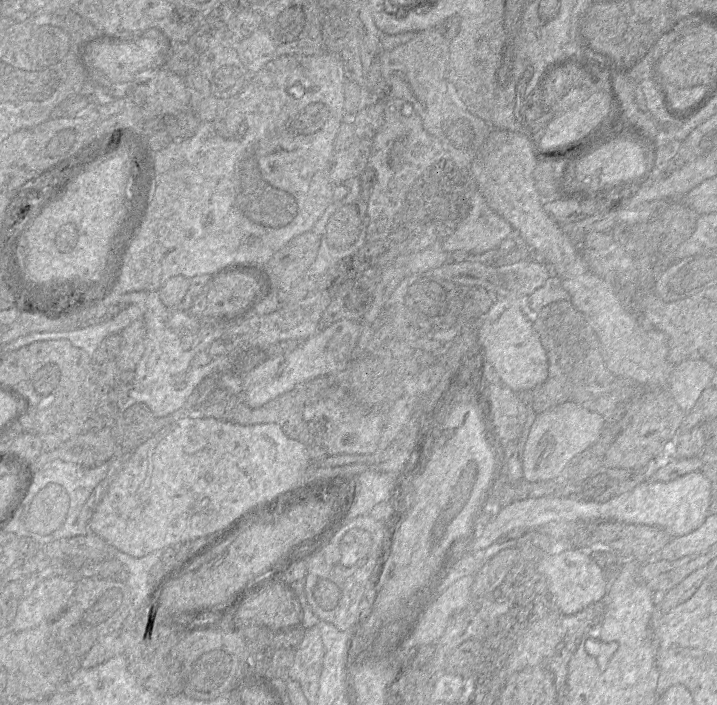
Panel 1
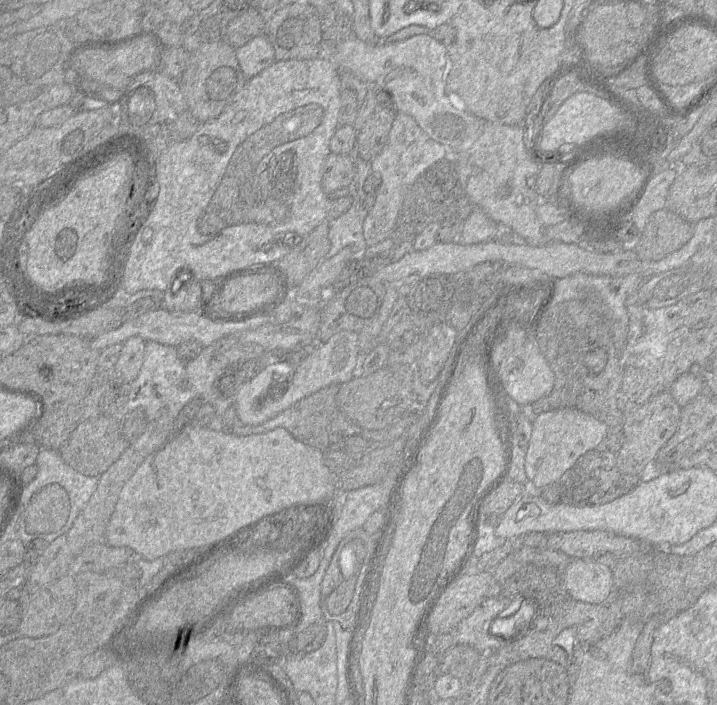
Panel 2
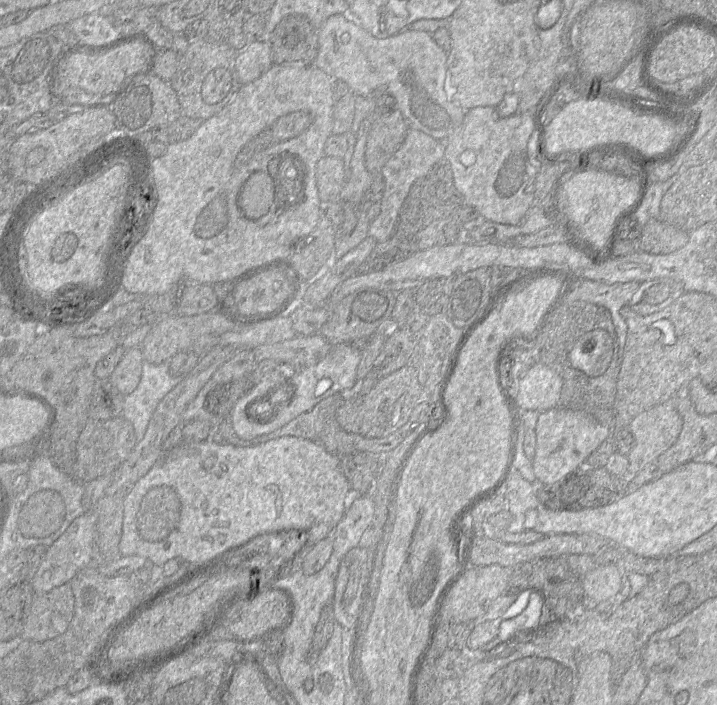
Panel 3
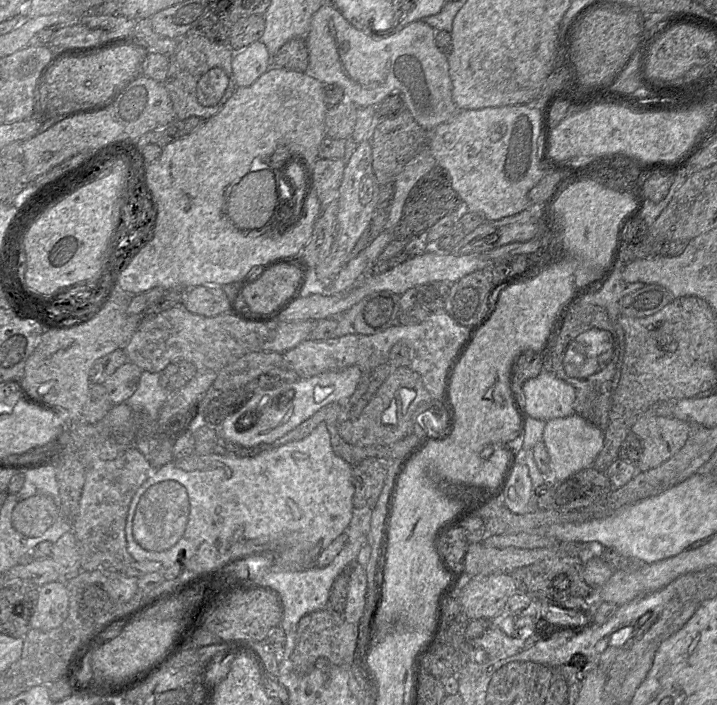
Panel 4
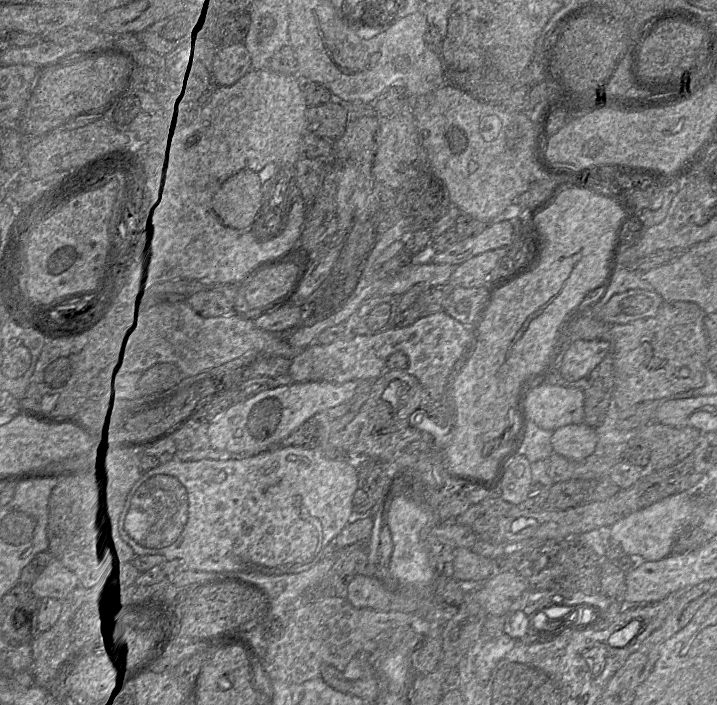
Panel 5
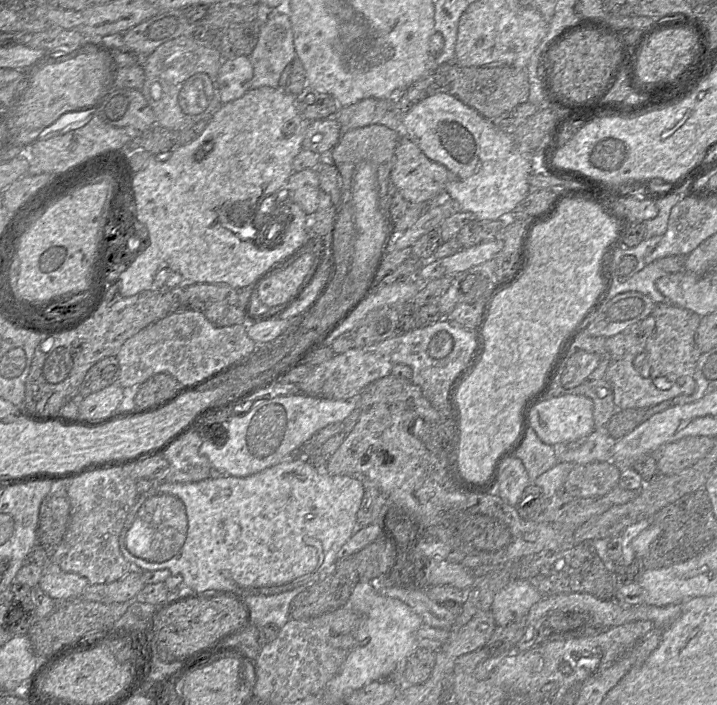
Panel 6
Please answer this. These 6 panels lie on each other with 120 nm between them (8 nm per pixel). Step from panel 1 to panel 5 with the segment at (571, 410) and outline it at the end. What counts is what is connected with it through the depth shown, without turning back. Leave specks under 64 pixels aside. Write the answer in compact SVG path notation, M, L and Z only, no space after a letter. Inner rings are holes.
M585 423L562 426L552 432L554 453L569 460L582 461L598 451L595 429Z

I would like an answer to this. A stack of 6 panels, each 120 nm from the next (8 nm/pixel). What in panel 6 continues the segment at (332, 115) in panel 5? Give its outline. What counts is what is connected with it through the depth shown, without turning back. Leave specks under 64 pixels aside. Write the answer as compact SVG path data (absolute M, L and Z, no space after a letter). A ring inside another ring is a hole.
M335 117L314 120L308 123L302 147L327 156L340 137L341 128Z

